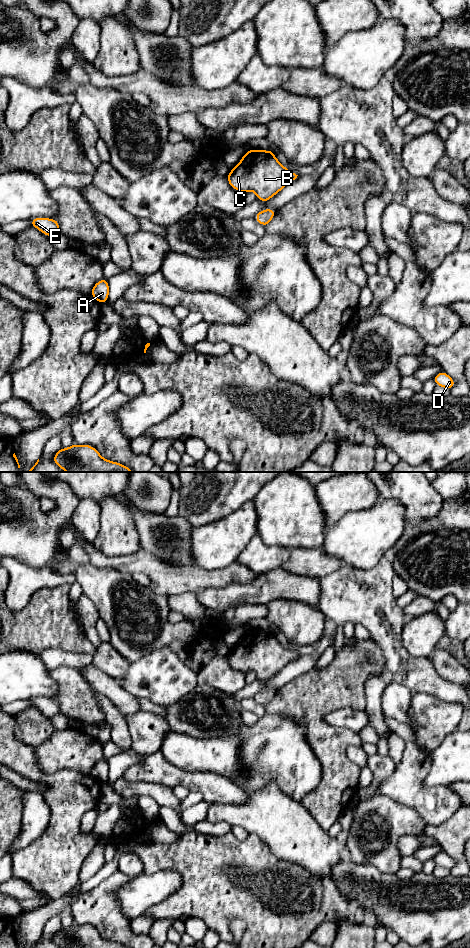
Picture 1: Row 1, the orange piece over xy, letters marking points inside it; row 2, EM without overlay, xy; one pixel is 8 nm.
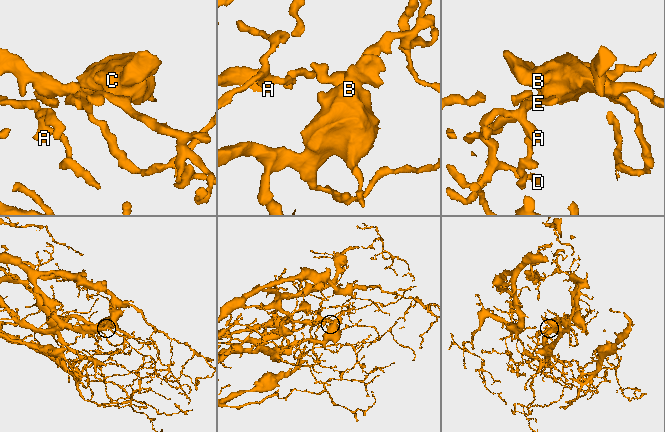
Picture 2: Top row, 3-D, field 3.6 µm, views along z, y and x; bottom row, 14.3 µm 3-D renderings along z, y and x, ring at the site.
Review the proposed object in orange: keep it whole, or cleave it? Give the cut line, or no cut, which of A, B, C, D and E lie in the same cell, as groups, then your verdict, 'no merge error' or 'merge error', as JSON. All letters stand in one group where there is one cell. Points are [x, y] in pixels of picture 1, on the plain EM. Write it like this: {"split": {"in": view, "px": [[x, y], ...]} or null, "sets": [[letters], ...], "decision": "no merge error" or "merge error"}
{"split": null, "sets": [["A", "B", "C", "D", "E"]], "decision": "no merge error"}

